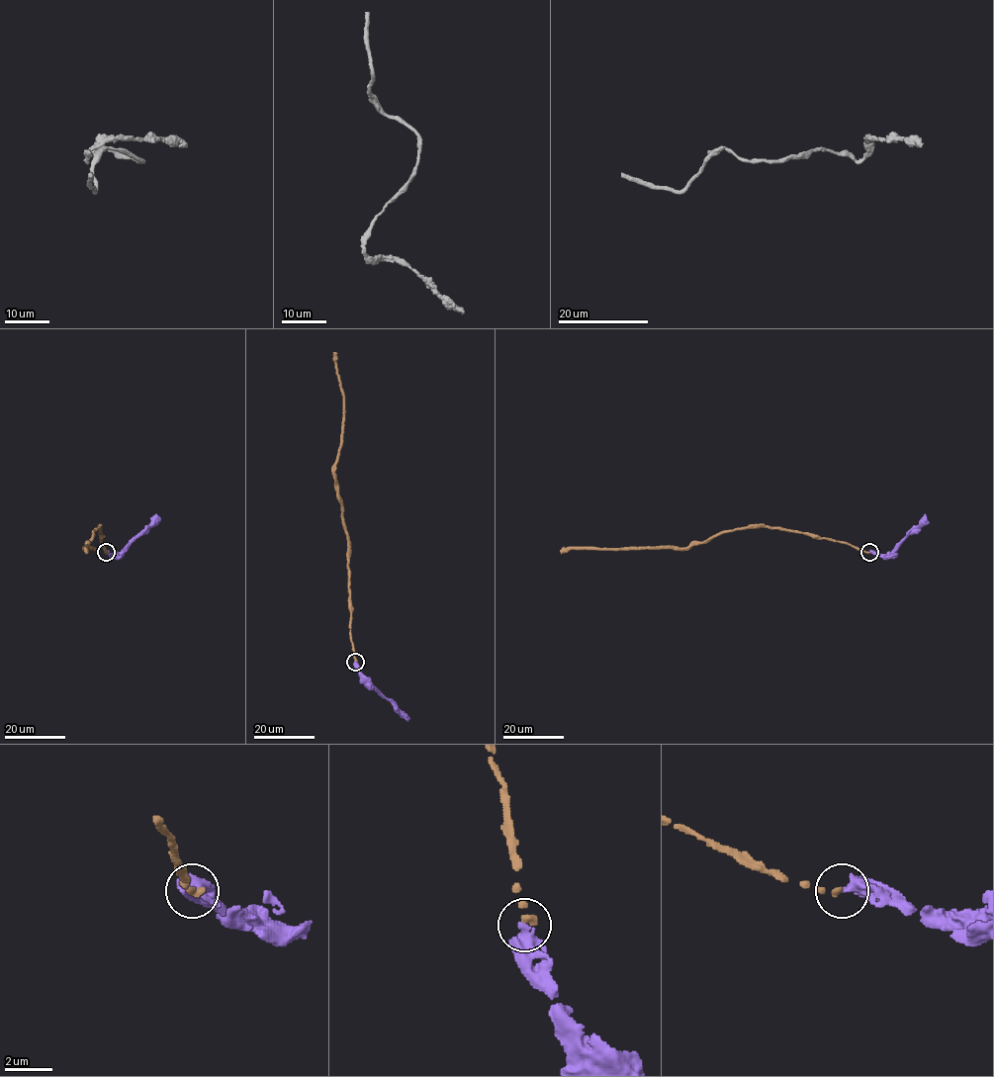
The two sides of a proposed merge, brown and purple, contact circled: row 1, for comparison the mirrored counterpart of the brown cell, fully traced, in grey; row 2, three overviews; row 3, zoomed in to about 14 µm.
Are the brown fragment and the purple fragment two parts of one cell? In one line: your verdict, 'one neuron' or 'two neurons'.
one neuron

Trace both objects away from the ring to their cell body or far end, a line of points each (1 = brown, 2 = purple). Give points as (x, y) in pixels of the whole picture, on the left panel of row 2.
1: (106, 552), (99, 526), (85, 548), (94, 549), (84, 551)
2: (106, 552), (110, 555), (121, 553), (160, 518)

